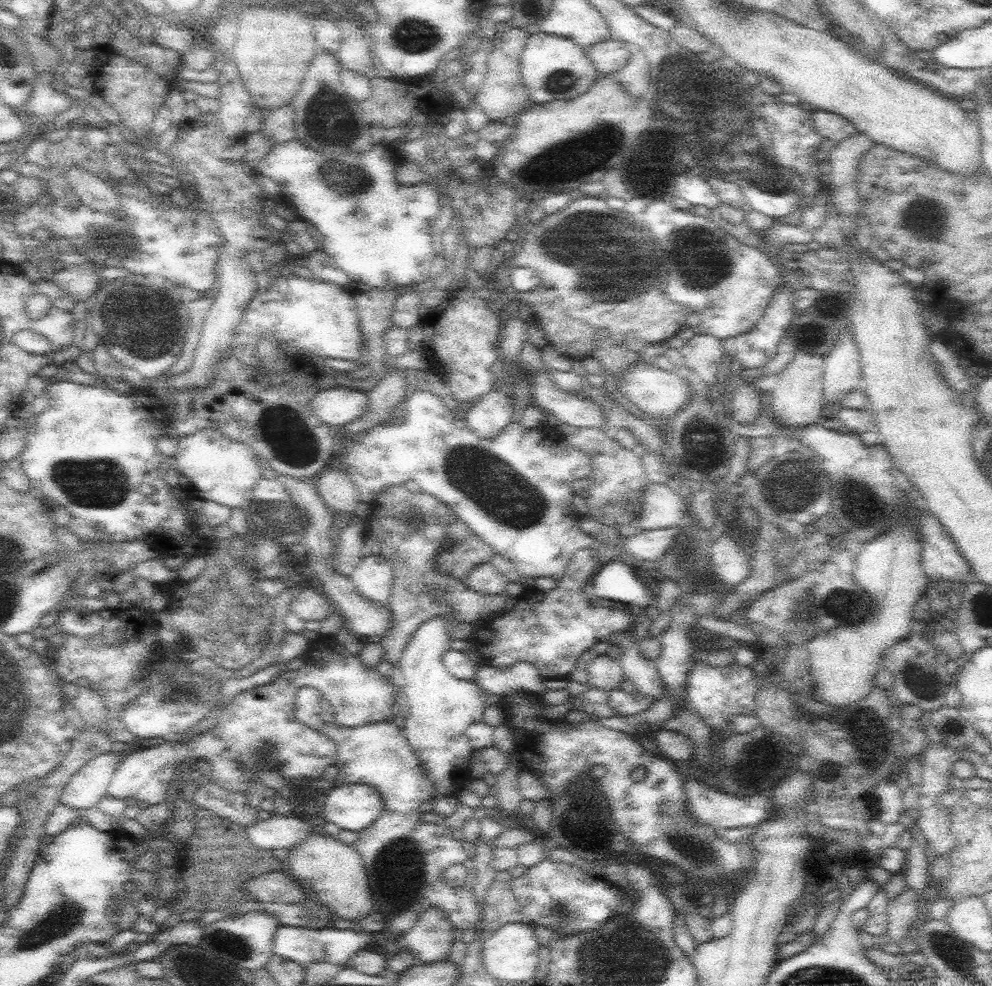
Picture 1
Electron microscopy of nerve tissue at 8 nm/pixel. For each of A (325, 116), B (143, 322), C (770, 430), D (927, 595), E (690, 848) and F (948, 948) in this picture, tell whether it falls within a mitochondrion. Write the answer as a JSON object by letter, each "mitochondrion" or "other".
{"A":"mitochondrion","B":"mitochondrion","C":"other","D":"other","E":"mitochondrion","F":"mitochondrion"}

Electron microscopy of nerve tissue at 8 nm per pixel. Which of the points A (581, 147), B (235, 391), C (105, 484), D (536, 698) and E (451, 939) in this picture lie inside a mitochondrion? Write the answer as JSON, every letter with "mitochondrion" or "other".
{"A":"mitochondrion","B":"other","C":"mitochondrion","D":"other","E":"other"}

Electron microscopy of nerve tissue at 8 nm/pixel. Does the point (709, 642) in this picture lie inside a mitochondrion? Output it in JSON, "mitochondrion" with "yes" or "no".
{"mitochondrion":"no"}

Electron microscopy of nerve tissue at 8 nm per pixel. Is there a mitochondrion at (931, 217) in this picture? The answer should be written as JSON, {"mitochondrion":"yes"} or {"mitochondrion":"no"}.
{"mitochondrion":"yes"}

